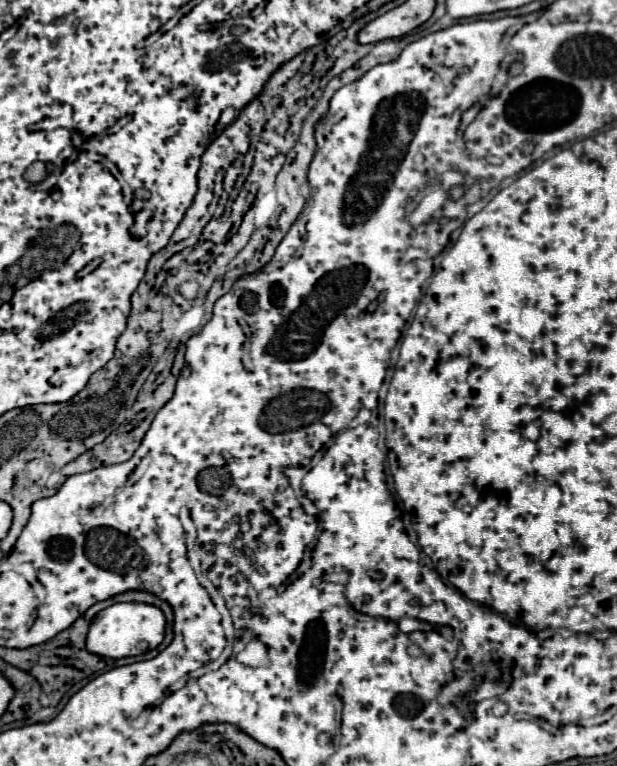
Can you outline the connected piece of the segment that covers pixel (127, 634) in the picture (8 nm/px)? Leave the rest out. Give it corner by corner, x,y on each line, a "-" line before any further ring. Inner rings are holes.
142,602
112,604
106,610
98,612
98,616
92,620
92,626
86,638
86,648
88,652
94,652
104,658
140,656
146,650
156,648
164,640
164,628
166,628
166,618
162,610
152,604
142,604

